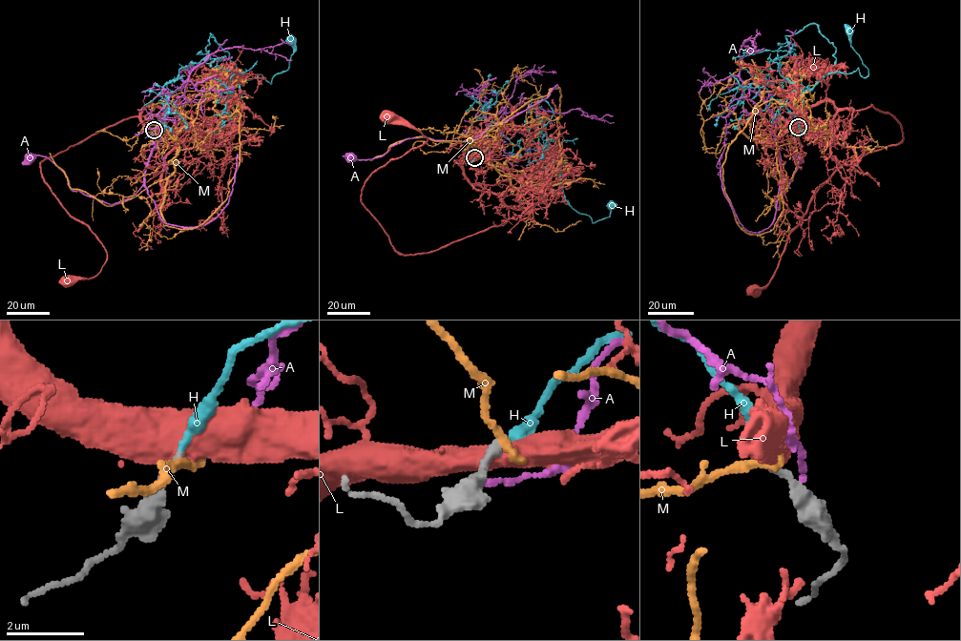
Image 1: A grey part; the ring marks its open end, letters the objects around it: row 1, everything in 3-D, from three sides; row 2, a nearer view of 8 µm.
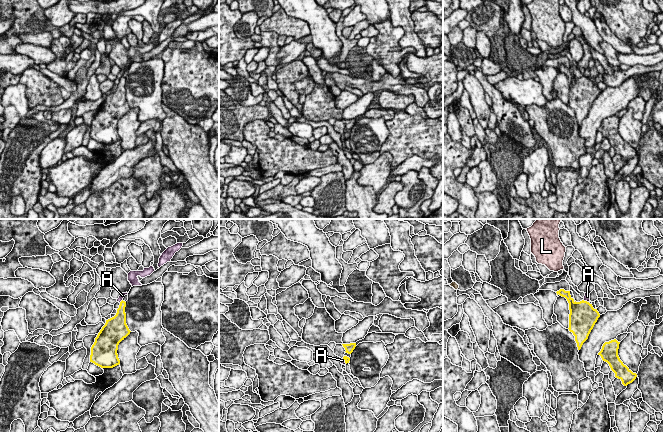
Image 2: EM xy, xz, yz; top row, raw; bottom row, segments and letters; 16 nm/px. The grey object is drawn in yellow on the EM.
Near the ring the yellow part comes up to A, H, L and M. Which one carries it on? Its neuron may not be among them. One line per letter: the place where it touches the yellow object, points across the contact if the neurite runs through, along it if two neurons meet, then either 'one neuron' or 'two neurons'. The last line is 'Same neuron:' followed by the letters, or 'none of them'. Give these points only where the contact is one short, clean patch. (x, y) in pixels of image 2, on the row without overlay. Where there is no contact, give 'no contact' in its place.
A: meets yellow in xz at (345, 137); border along xz (342, 134), (346, 139); two neurons
H: no contact; one neuron
L: no contact; two neurons
M: no contact; two neurons
Same neuron: H

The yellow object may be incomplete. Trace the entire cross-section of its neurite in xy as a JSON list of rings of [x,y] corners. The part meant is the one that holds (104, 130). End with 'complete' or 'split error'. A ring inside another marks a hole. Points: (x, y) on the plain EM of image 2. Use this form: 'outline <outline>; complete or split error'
outline [[[121,77],[114,93],[106,96],[91,123],[90,138],[101,144],[113,144],[120,140],[117,126],[130,106],[126,100],[126,78]]]; complete

